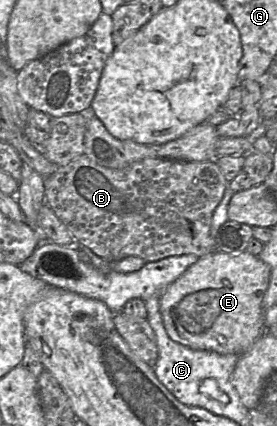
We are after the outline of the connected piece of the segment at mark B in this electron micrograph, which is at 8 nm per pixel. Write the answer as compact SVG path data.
M83 154L44 178L45 203L66 226L74 243L89 248L107 262L136 256L148 263L185 254L200 258L215 252L212 215L227 187L215 161L189 162L157 157L135 162L123 169L111 169L97 165Z

